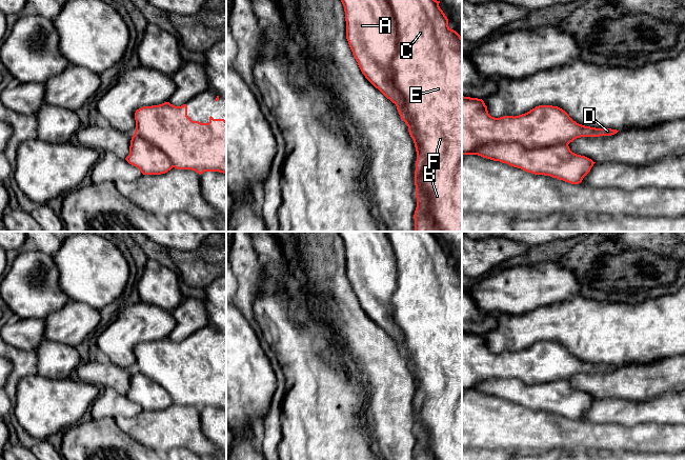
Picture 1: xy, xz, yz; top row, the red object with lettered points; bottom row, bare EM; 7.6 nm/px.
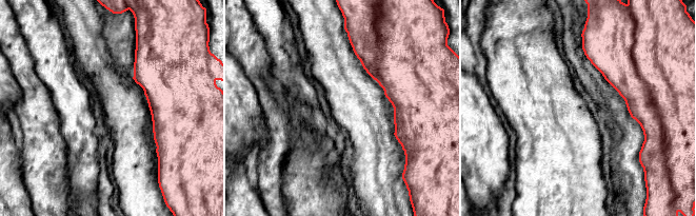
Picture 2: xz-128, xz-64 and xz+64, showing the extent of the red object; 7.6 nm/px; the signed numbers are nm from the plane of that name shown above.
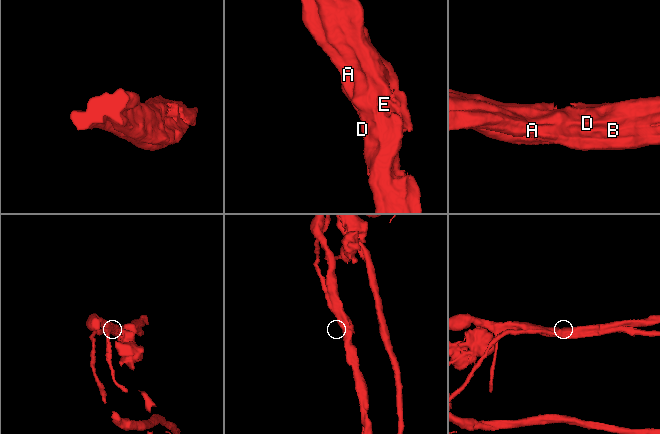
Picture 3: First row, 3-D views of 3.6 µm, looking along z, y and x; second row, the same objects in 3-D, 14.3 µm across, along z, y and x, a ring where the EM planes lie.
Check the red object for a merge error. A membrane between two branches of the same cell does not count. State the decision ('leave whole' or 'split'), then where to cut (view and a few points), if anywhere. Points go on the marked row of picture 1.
split; cut xz (386, 0), (396, 30), (391, 81), (403, 99), (406, 122)

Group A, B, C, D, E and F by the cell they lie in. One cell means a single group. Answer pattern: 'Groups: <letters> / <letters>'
Groups: A / B C D E F

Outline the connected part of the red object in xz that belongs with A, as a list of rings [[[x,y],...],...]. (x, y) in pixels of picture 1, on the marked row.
[[[341,0],[346,39],[365,78],[396,104],[406,123],[404,99],[392,82],[390,62],[397,49],[396,21],[387,0]]]

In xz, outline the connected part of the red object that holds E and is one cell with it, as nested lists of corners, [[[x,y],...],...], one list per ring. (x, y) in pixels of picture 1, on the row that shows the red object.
[[[387,0],[397,29],[397,49],[390,62],[392,82],[404,99],[408,132],[414,140],[417,161],[415,171],[416,191],[422,189],[429,201],[429,215],[440,232],[462,232],[462,37],[448,26],[448,19],[437,0]]]

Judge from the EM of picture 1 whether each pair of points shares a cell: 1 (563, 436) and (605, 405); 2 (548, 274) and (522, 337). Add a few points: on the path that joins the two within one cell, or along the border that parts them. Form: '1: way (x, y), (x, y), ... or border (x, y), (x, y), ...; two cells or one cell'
1: border (581, 418), (587, 421), (609, 423); two cells
2: border (558, 302), (541, 305), (522, 314), (509, 314); two cells

